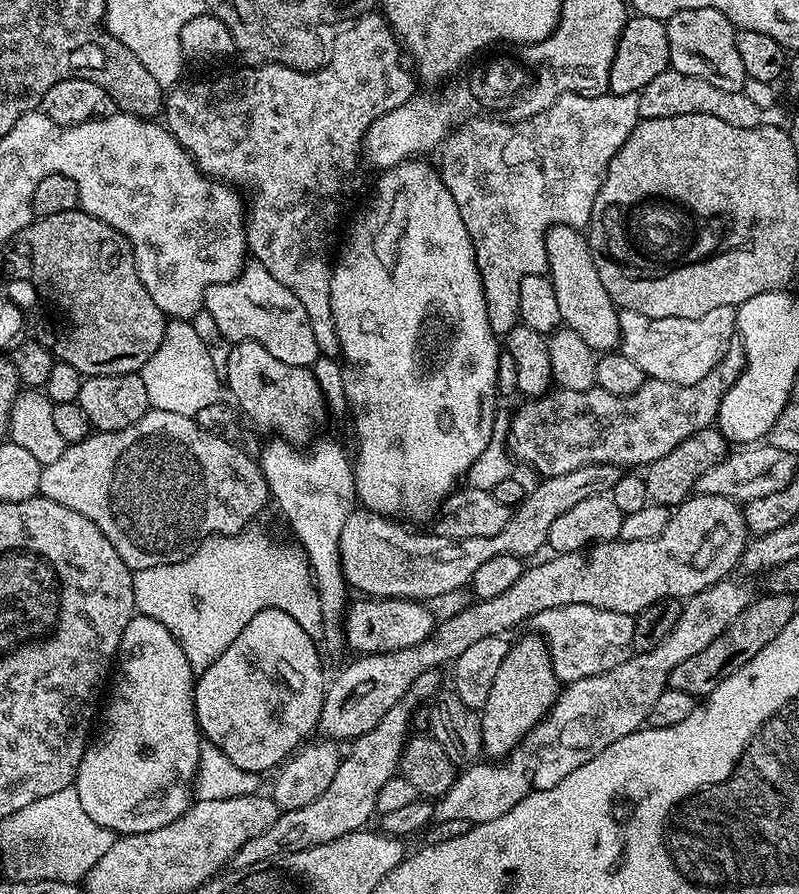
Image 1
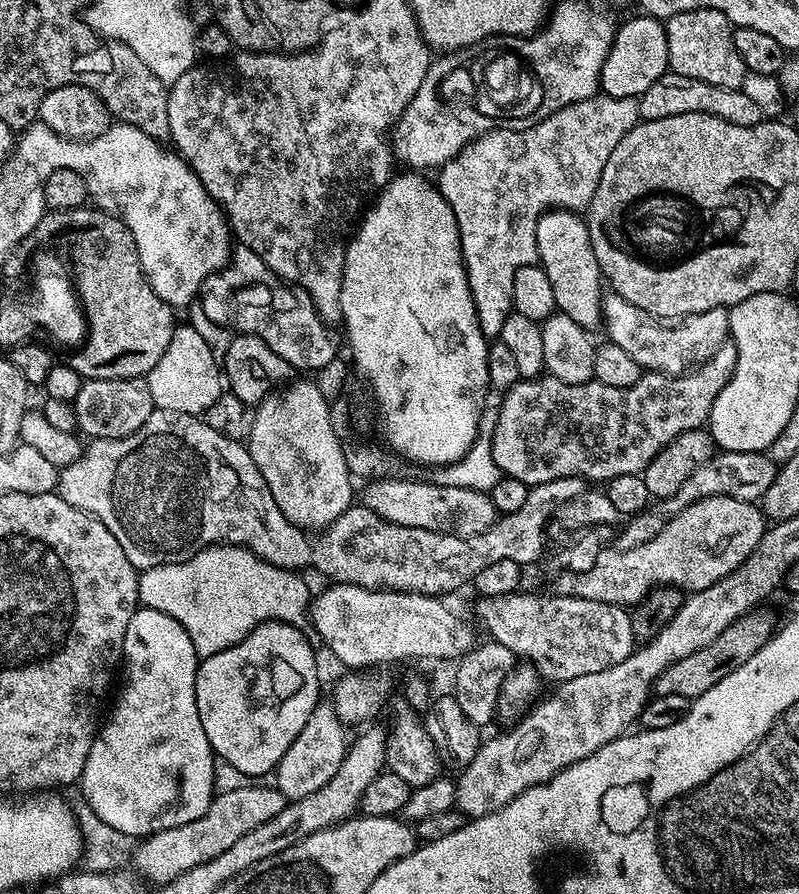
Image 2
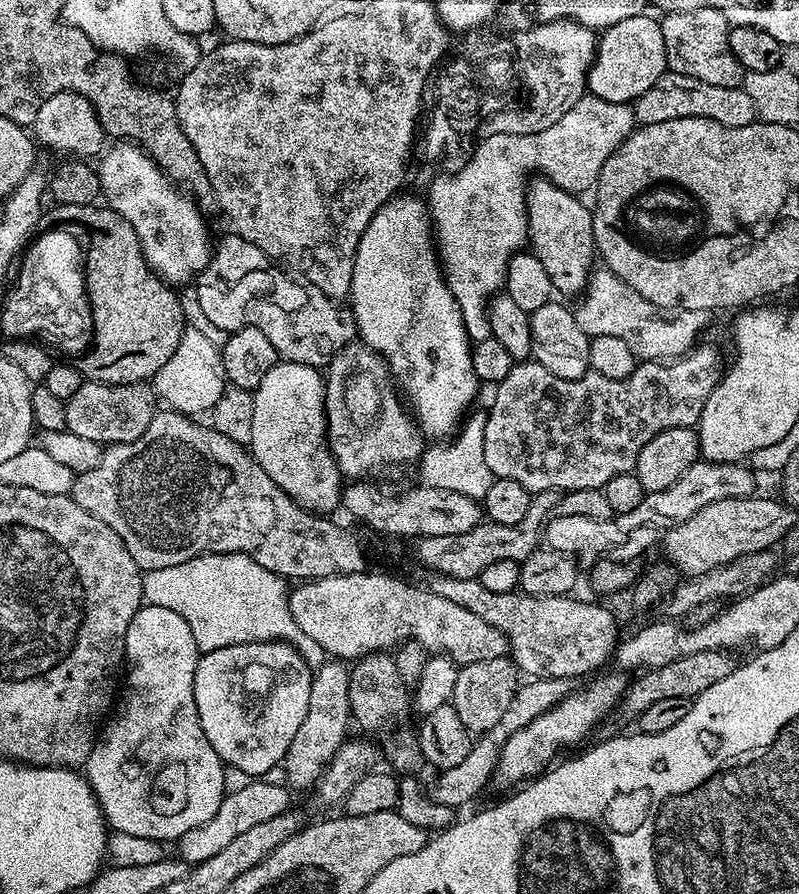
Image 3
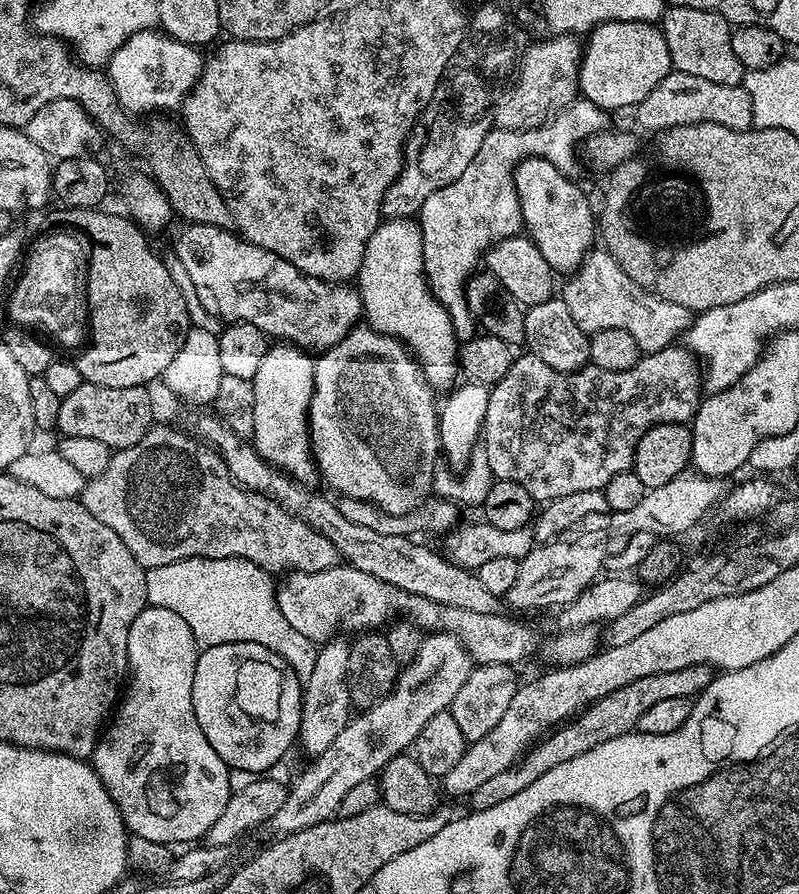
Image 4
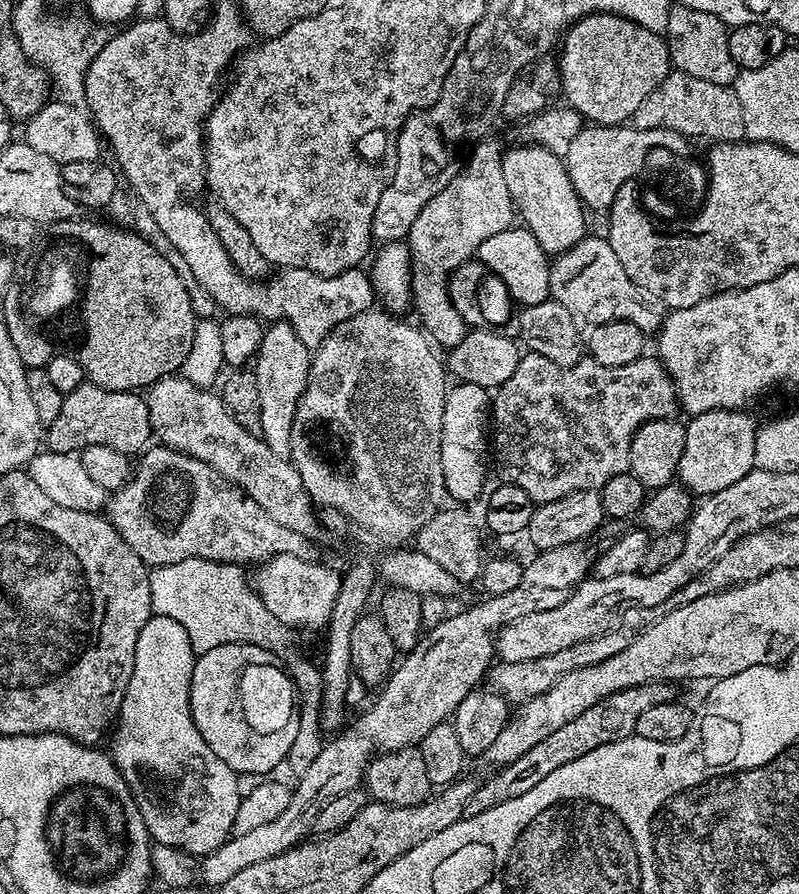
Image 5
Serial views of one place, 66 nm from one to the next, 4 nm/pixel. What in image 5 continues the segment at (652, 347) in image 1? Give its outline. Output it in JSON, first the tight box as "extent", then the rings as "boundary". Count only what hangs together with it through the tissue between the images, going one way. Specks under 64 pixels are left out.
{"extent":[551,235,666,334],"boundary":[[[585,235],[573,248],[559,253],[551,265],[551,299],[566,306],[580,326],[627,320],[645,334],[659,333],[660,325],[664,323],[666,305],[650,294],[650,290],[642,290],[642,286],[630,279],[626,270],[622,270],[622,262],[618,262],[618,254],[614,254],[607,239]]]}

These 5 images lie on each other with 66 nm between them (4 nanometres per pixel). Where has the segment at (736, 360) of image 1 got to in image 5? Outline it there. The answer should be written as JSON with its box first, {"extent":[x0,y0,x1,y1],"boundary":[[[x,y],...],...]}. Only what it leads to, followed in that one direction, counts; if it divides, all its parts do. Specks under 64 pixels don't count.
{"extent":[490,351,676,505],"boundary":[[[529,351],[521,355],[514,374],[494,396],[490,413],[494,425],[490,436],[494,468],[500,471],[499,479],[503,483],[516,484],[526,490],[533,505],[554,502],[578,490],[595,492],[610,478],[629,471],[632,436],[641,426],[651,420],[673,419],[676,412],[676,385],[655,355],[643,354],[626,366],[602,366],[591,358],[583,358],[567,368]]]}

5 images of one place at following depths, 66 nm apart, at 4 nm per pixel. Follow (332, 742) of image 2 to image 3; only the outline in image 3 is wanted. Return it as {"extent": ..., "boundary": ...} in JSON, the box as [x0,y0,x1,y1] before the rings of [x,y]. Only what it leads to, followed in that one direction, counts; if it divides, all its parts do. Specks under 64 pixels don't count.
{"extent":[282,658,350,789],"boundary":[[[335,658],[327,662],[329,664],[315,669],[306,718],[302,718],[302,726],[298,726],[298,734],[294,734],[294,742],[290,742],[290,750],[284,755],[282,761],[282,769],[284,768],[285,774],[288,775],[287,783],[293,789],[294,787],[311,789],[323,776],[329,762],[334,758],[336,751],[344,745],[349,735],[348,674],[350,668],[347,663]]]}

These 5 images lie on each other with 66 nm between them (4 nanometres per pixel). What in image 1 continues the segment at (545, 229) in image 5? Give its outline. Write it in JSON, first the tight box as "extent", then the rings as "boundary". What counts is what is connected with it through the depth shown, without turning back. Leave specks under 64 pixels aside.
{"extent":[544,224,620,354],"boundary":[[[559,224],[547,232],[544,241],[548,272],[552,277],[554,298],[558,298],[563,327],[578,334],[597,354],[619,349],[620,315],[612,296],[606,294],[606,286],[602,286],[602,278],[598,278],[587,235],[579,228]]]}

